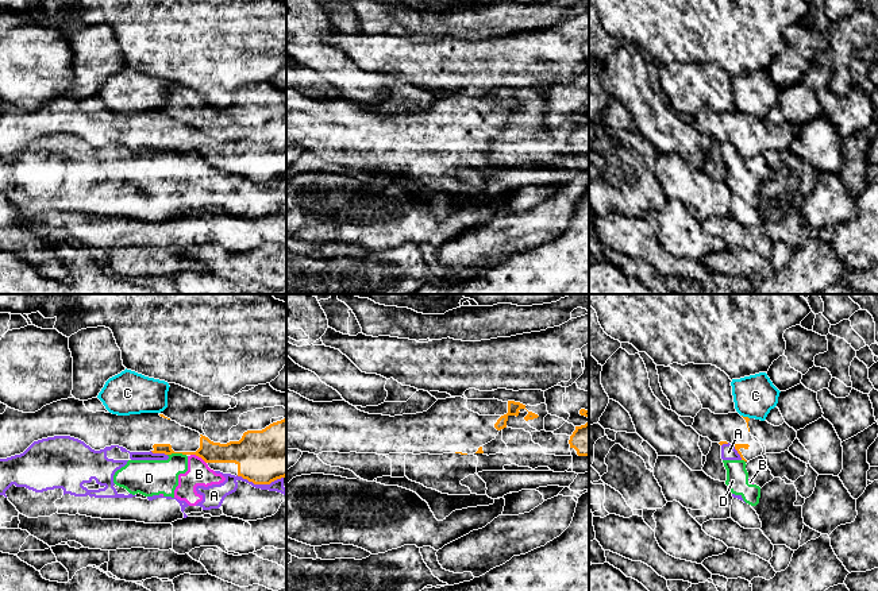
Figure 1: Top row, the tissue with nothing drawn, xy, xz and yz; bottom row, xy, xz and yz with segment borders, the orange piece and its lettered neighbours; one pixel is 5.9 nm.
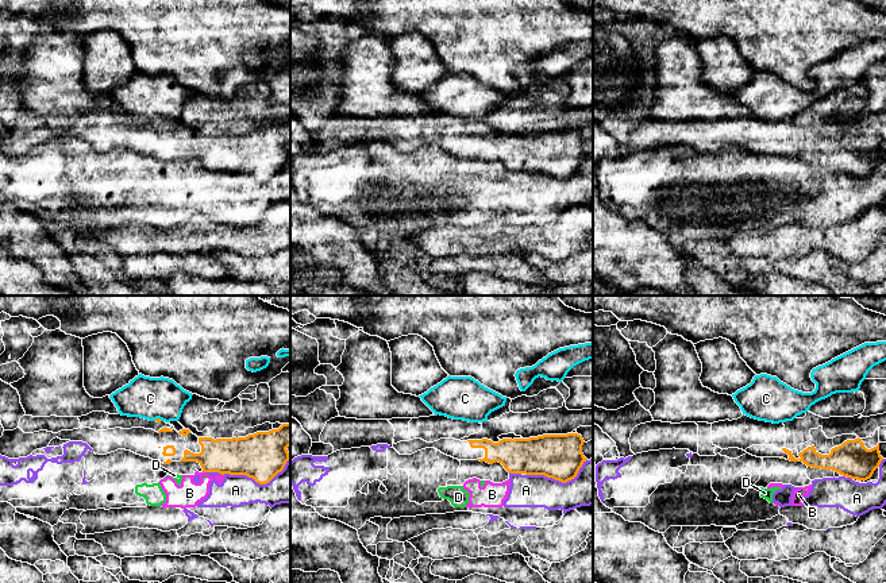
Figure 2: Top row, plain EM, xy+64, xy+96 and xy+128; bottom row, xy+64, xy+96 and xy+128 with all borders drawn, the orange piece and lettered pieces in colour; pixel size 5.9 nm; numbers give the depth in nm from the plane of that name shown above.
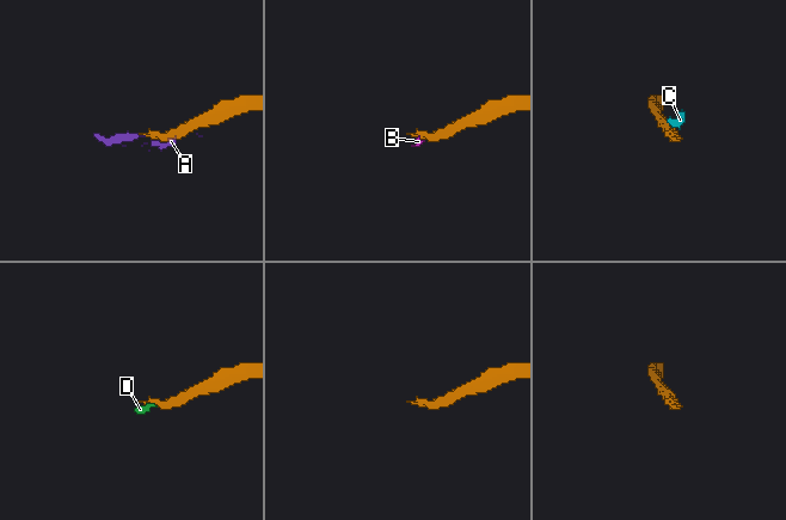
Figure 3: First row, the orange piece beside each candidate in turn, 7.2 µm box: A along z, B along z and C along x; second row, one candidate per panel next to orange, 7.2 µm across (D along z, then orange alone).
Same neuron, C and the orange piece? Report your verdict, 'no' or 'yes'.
no

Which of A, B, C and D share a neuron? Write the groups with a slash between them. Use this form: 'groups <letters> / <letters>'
groups A B D / C

